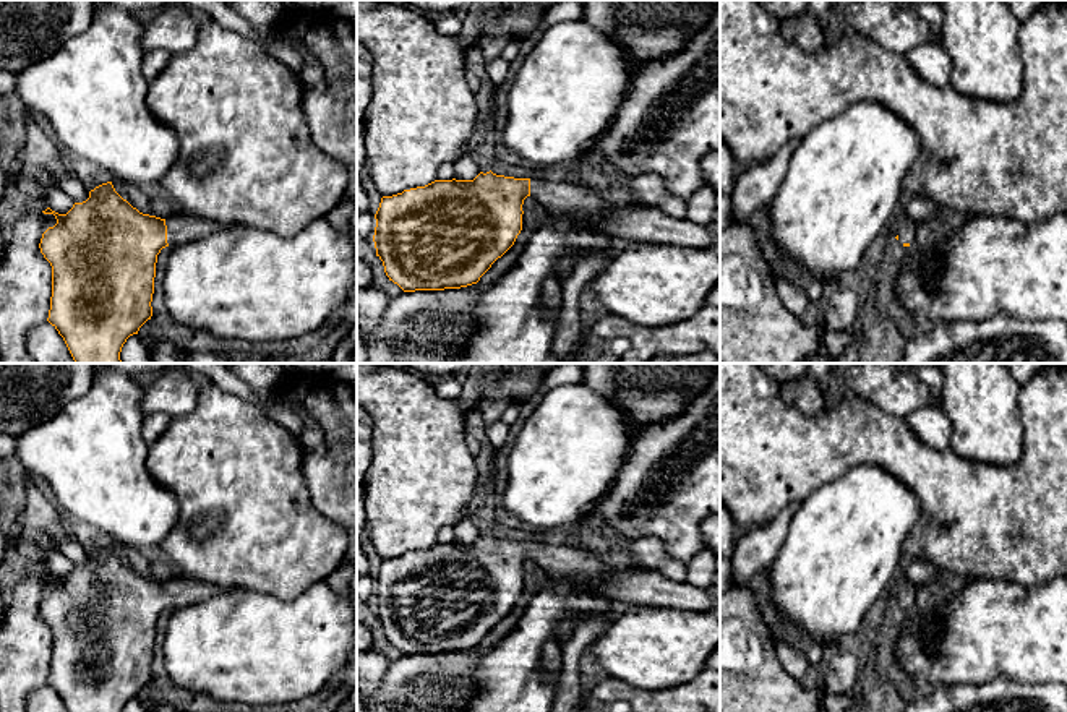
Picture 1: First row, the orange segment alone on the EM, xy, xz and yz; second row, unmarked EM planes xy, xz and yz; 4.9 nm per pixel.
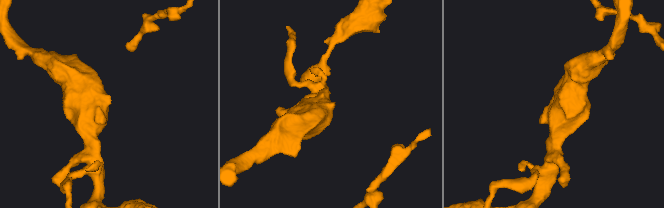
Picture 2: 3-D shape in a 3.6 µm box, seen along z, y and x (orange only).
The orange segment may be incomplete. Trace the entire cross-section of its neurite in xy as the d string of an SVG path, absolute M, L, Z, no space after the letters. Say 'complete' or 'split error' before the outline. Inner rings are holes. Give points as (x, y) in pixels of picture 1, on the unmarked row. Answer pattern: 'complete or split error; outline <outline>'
split error; outline M112 545L89 555L89 561L75 566L66 577L47 571L44 577L54 577L57 587L49 590L39 611L52 629L52 660L47 684L58 694L68 712L122 712L126 702L138 697L139 691L152 680L152 657L157 618L162 611L177 608L191 600L206 600L229 589L175 576L167 582L143 577L123 563Z

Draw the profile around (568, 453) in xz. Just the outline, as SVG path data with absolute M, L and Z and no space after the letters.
M584 384L550 389L524 423L509 453L496 504L529 530L574 525L613 483L628 449L632 425L618 404Z

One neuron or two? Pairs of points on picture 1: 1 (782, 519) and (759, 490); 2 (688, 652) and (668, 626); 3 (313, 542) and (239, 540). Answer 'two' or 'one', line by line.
1: two
2: one
3: one

